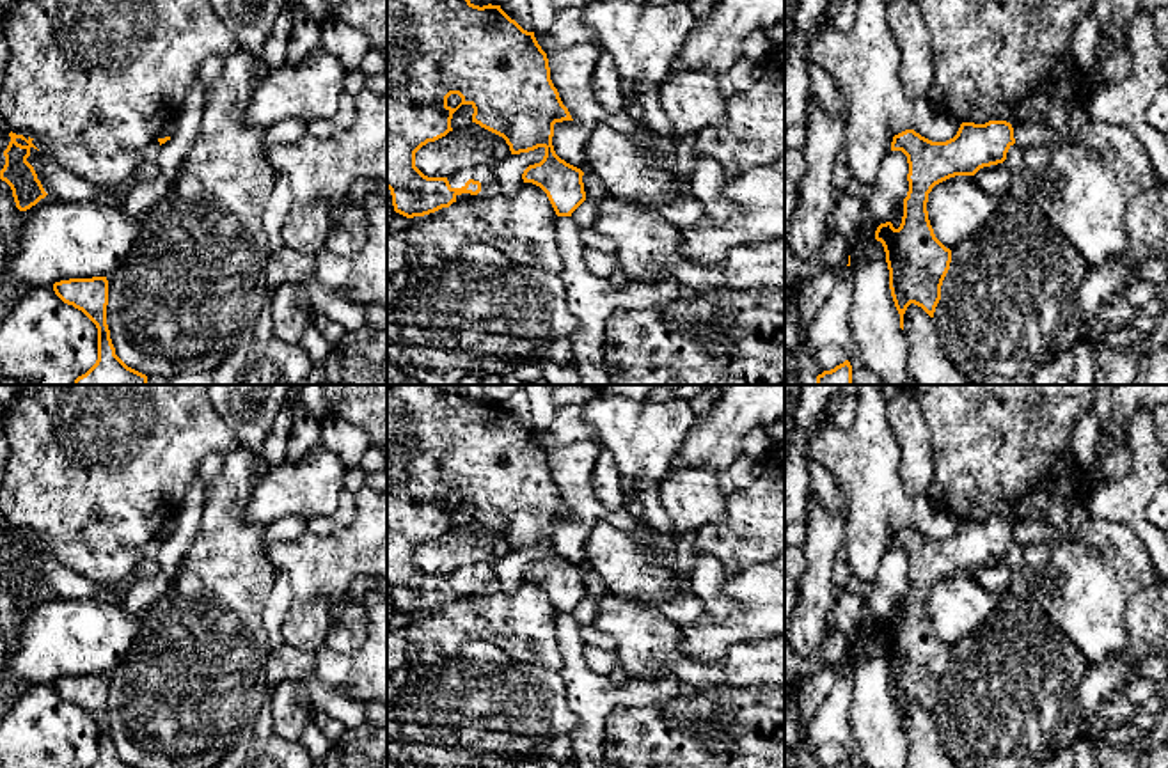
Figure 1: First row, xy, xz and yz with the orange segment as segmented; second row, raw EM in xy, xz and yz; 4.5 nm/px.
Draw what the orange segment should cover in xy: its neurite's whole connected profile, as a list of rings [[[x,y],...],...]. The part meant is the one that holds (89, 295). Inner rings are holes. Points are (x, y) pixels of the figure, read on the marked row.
[[[107,277],[69,278],[53,284],[55,294],[82,310],[98,328],[98,360],[75,385],[149,385],[147,376],[128,367],[117,355],[107,325]]]

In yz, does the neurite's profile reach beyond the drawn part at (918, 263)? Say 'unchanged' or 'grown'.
unchanged

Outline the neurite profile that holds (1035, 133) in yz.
[[[1079,108],[1069,124],[1069,133],[1065,138],[1060,138],[1046,122],[1030,122],[1022,126],[1014,126],[1014,138],[1021,149],[1040,147],[1051,142],[1058,145],[1074,140],[1076,135],[1092,121],[1092,115],[1086,108]]]

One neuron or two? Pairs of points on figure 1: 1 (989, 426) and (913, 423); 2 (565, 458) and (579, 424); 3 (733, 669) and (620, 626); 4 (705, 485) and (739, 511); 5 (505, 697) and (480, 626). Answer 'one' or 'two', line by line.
1: two
2: two
3: one
4: two
5: two

